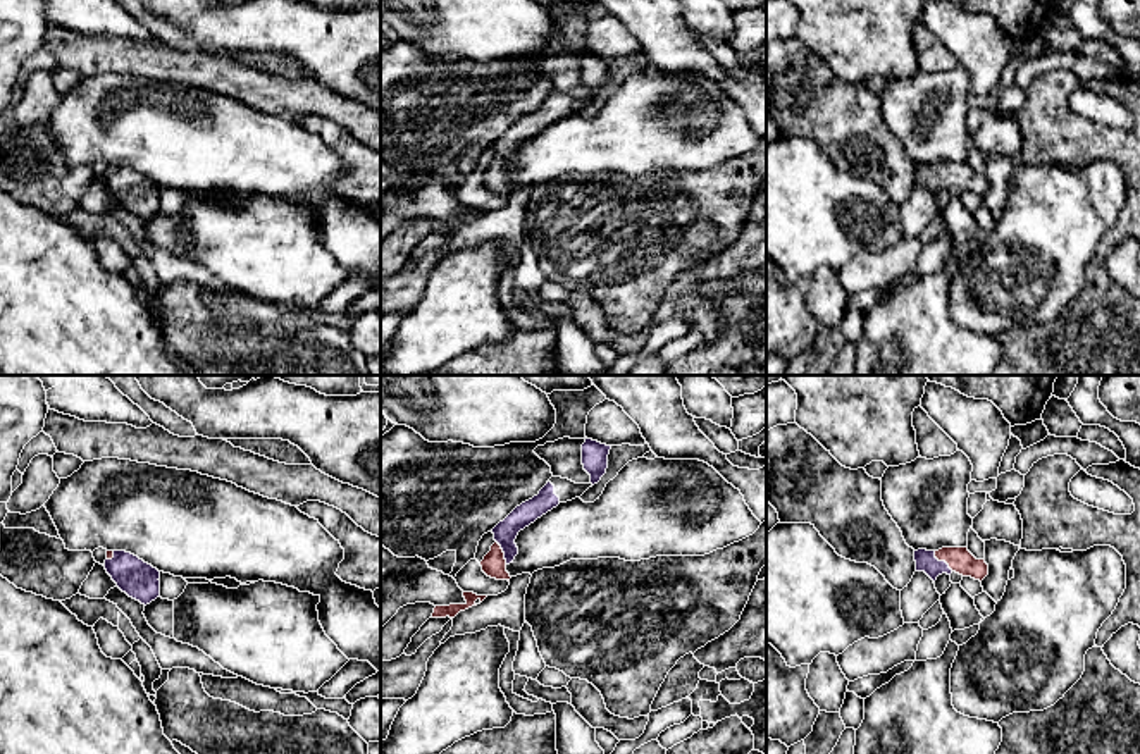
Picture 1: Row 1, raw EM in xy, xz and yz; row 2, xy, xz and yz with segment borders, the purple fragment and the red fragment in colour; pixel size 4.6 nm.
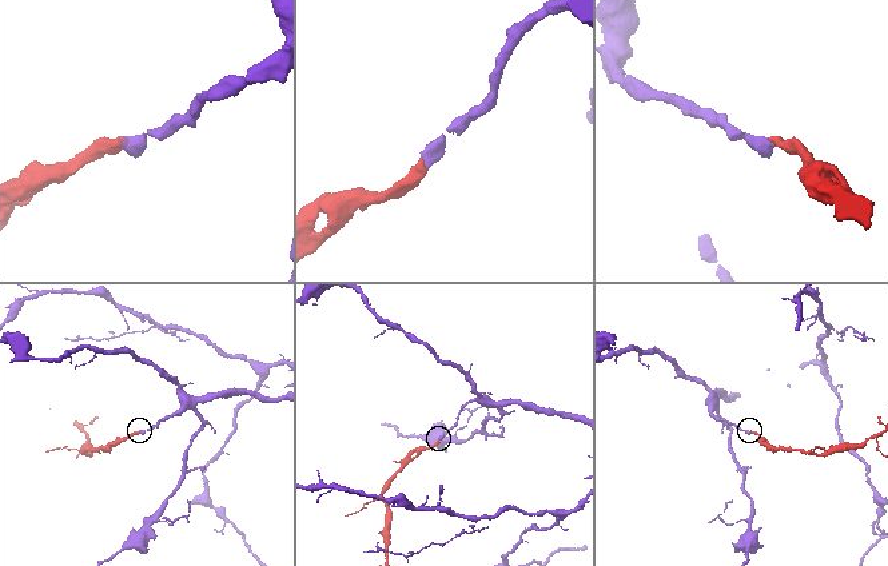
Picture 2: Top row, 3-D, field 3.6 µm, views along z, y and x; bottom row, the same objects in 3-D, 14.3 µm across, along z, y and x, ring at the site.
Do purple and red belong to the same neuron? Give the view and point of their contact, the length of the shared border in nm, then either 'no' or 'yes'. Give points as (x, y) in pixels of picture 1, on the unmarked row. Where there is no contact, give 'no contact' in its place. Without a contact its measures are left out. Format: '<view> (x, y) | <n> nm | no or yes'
yz (942, 176) | 130 nm | yes

